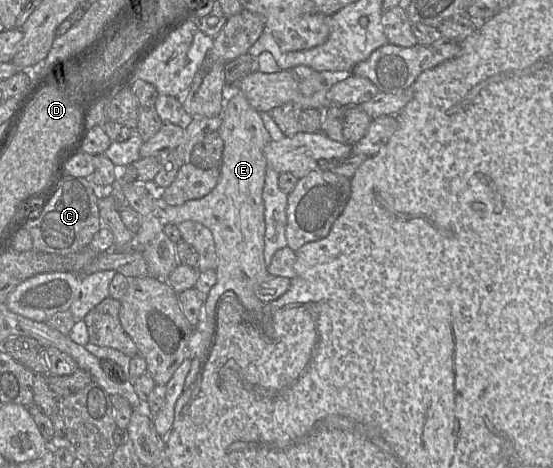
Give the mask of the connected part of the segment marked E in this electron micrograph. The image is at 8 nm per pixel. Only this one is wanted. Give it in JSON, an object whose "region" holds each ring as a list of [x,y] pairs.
{"region":[[[229,88],[229,91],[218,130],[224,142],[224,151],[217,185],[206,196],[176,206],[168,204],[161,196],[161,191],[154,192],[154,206],[164,225],[194,221],[210,229],[213,234],[218,257],[217,282],[201,308],[196,325],[196,329],[201,333],[201,343],[193,349],[189,357],[191,361],[198,357],[200,368],[214,338],[218,298],[226,291],[233,291],[245,310],[258,312],[265,303],[256,297],[255,289],[270,275],[264,261],[266,226],[262,193],[267,169],[264,148],[272,139],[260,112],[249,104],[239,90]]]}

